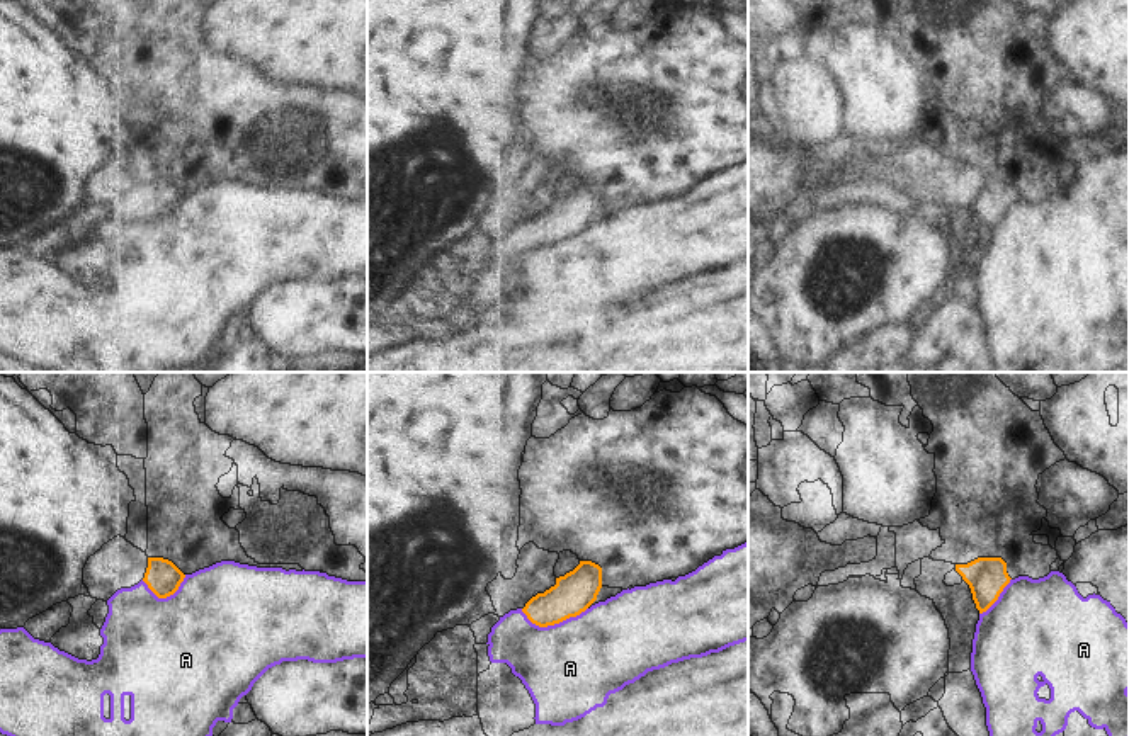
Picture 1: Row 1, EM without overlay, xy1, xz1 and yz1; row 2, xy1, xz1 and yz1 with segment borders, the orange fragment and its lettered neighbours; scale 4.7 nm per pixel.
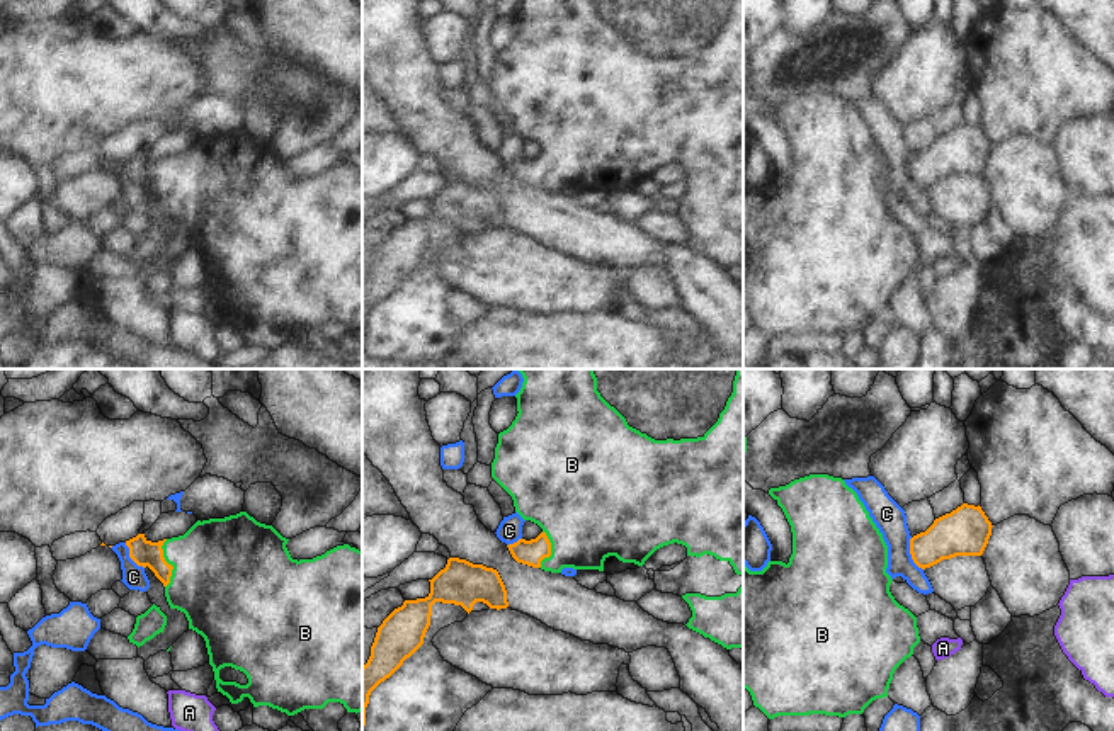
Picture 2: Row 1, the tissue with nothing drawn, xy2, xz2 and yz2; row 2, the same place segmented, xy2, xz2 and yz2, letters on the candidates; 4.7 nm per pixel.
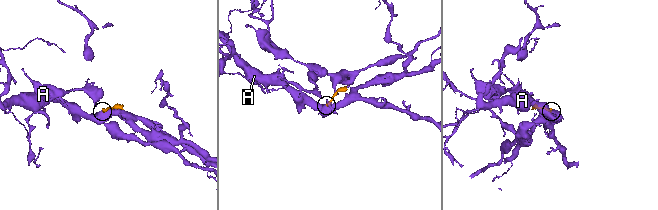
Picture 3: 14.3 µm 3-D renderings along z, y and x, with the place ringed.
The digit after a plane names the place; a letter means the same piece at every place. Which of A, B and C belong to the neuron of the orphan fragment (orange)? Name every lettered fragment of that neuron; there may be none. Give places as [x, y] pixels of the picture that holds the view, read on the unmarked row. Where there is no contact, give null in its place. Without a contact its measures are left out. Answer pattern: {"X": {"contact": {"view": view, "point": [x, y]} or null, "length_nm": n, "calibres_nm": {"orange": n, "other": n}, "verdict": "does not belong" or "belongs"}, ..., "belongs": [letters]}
{"A": {"contact": {"view": "xz1", "point": [553, 243]}, "length_nm": 320, "calibres_nm": {"orange": 190, "other": 440}, "verdict": "does not belong"}, "B": {"contact": {"view": "xy2", "point": [167, 182]}, "length_nm": 240, "calibres_nm": {"orange": 130, "other": 440}, "verdict": "belongs"}, "C": {"contact": {"view": "yz2", "point": [910, 172]}, "length_nm": 170, "calibres_nm": {"orange": 200, "other": 150}, "verdict": "does not belong"}, "belongs": ["B"]}

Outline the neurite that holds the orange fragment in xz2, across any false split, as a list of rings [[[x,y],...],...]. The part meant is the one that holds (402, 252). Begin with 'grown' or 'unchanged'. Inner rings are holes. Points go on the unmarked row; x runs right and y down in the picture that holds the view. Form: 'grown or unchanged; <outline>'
unchanged; [[[449,177],[430,201],[425,218],[405,219],[378,246],[371,275],[362,286],[362,350],[371,311],[389,298],[422,264],[435,221],[461,224],[468,233],[476,221],[507,228],[507,209],[497,189]]]

